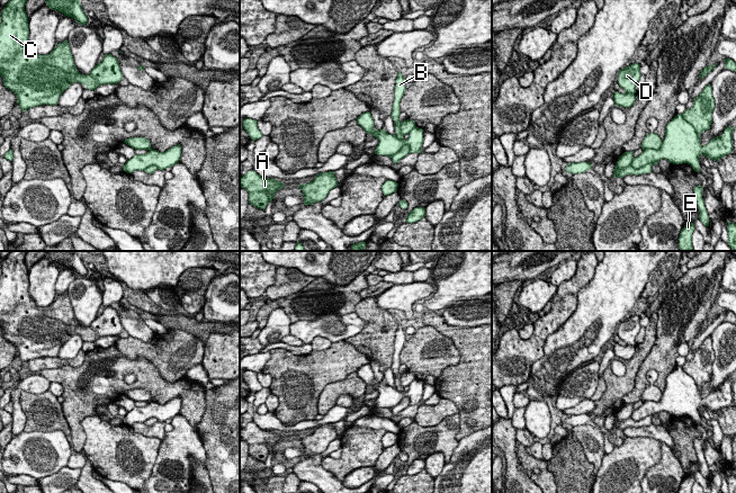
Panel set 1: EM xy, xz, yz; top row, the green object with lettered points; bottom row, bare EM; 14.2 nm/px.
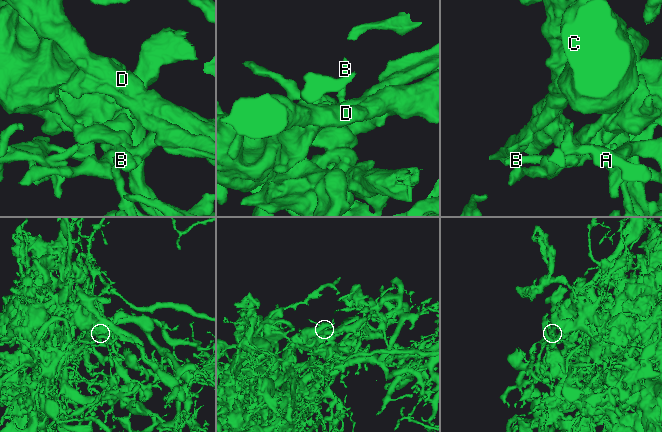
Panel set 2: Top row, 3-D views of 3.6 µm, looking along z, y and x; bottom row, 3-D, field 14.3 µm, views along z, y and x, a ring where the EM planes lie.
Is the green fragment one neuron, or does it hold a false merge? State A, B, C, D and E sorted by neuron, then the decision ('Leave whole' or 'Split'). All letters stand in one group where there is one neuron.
Groups: A B C E / D. Split

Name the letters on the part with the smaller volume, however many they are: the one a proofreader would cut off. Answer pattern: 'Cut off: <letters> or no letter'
Cut off: D

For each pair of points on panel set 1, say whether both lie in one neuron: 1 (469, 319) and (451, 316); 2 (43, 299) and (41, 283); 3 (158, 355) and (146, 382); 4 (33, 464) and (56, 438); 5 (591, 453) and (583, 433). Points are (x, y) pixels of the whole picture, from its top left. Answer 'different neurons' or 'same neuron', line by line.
1: same neuron
2: same neuron
3: different neurons
4: same neuron
5: same neuron

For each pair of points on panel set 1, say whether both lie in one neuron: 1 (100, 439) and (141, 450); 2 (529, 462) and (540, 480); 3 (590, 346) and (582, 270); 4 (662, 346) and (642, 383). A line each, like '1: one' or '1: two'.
1: one
2: one
3: two
4: one

